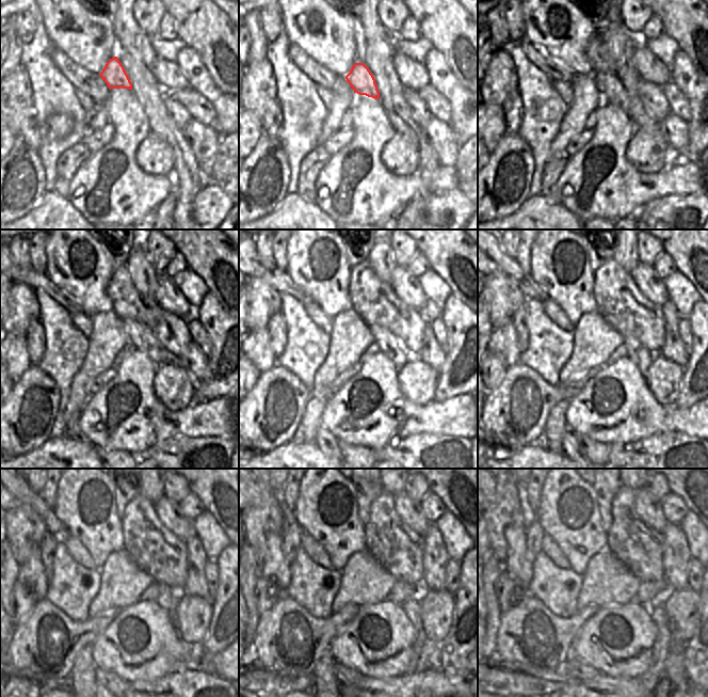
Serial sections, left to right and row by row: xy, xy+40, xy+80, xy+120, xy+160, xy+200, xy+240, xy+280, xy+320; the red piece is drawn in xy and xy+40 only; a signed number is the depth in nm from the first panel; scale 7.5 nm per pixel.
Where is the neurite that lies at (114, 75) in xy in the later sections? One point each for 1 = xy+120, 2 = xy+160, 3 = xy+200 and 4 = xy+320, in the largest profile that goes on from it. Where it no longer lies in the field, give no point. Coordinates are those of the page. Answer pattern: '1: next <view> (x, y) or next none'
1: next xy+120 (140, 336)
2: next xy+160 (384, 341)
3: next xy+200 (638, 353)
4: next xy+320 (662, 645)

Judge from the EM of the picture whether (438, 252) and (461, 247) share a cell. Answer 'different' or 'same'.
same

